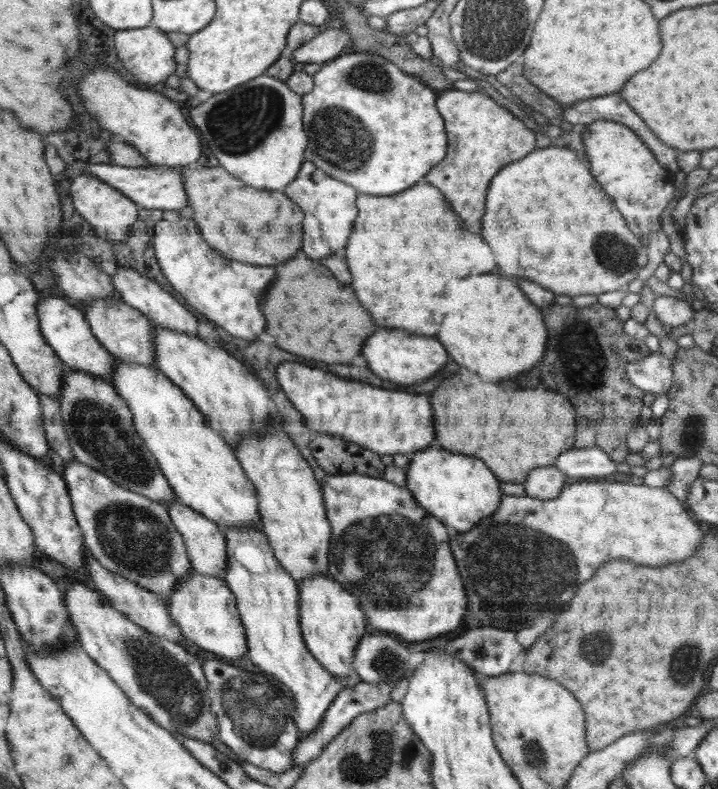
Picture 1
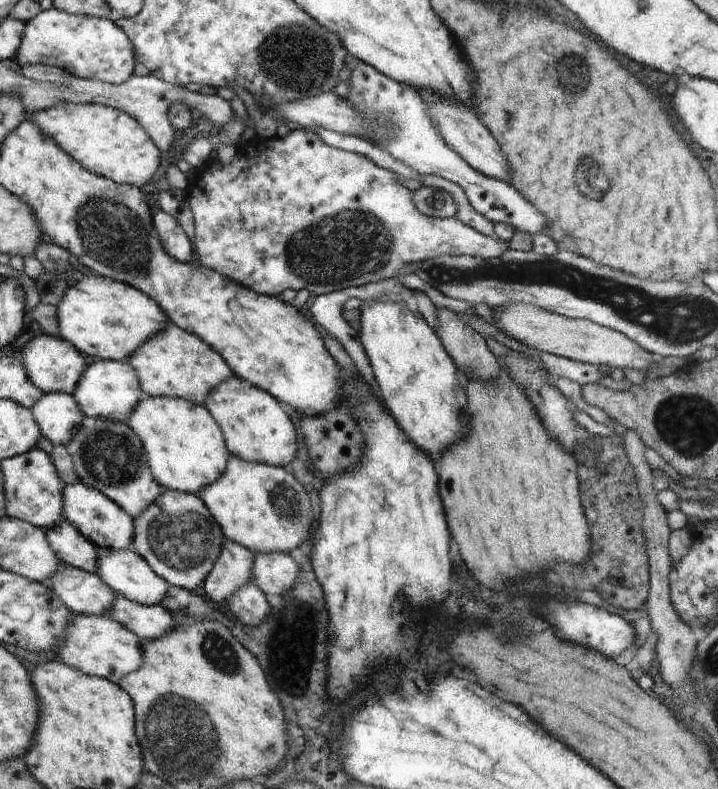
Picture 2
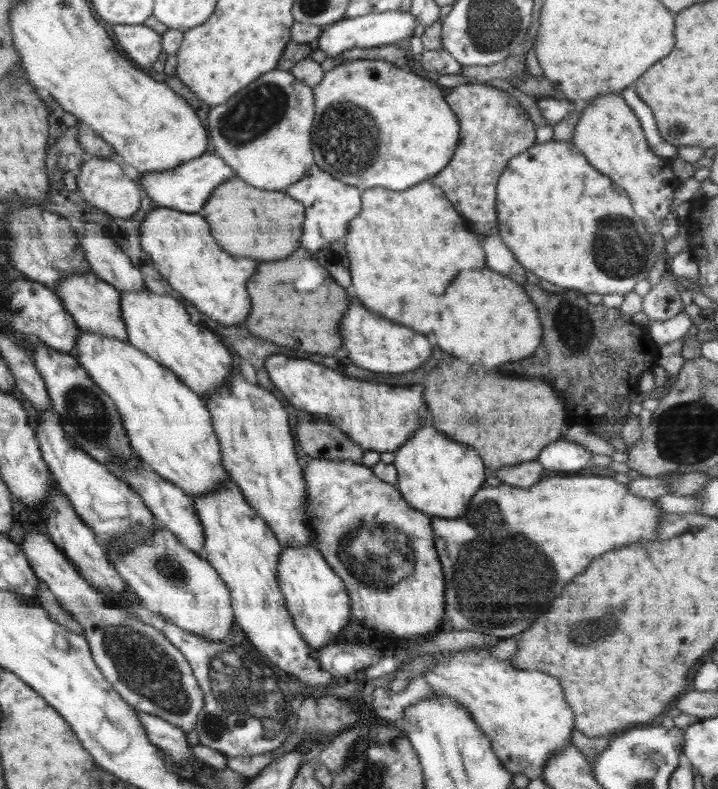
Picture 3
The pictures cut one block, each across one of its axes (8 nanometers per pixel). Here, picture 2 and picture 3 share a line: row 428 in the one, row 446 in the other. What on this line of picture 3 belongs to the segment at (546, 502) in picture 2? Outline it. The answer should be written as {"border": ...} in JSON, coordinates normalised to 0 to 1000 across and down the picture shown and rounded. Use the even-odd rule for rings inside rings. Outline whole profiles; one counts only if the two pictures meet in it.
{"border":[[[630,456],[602,469],[588,487],[593,489],[591,507],[604,527],[604,542],[627,558],[657,565],[680,593],[747,584],[758,565],[784,555],[787,513],[755,482],[713,482],[694,474],[666,477],[655,461]]]}

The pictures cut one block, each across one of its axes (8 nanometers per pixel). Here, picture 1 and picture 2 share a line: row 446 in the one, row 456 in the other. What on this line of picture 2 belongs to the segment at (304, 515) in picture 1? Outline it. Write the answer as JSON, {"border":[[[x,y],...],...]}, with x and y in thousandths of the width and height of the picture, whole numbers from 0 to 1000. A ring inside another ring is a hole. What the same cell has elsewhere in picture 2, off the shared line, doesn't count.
{"border":[[[323,477],[290,498],[284,515],[309,546],[319,573],[337,583],[398,592],[414,577],[414,546],[390,511],[372,497]]]}

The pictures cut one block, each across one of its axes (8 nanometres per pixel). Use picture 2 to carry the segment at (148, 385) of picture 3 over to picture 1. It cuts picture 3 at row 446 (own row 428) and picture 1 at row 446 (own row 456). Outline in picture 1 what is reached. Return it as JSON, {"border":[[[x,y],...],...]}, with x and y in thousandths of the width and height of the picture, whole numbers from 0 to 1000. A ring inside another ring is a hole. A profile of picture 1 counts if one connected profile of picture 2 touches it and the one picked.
{"border":[[[162,455],[155,487],[180,512],[185,539],[205,569],[220,584],[226,601],[256,641],[299,662],[308,672],[327,667],[366,667],[355,616],[345,608],[326,570],[305,548],[288,539],[286,525],[270,516],[217,464]]]}

